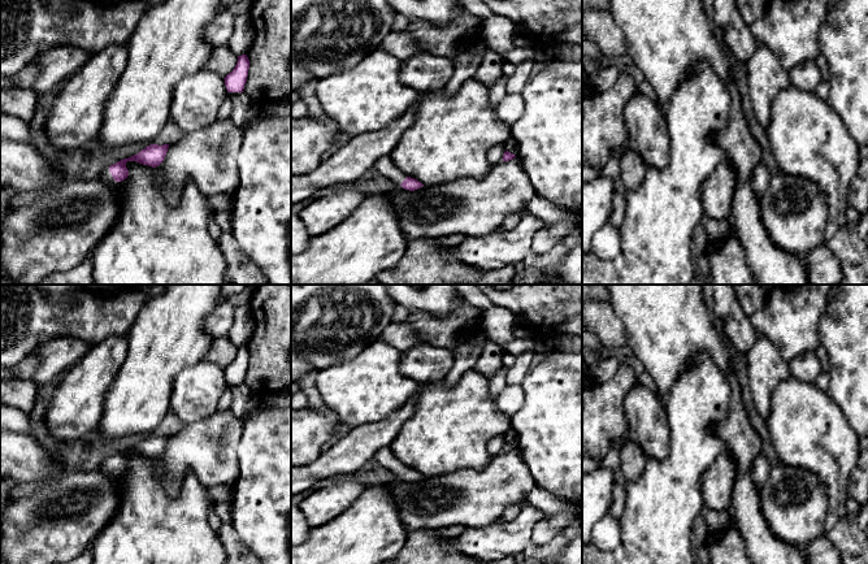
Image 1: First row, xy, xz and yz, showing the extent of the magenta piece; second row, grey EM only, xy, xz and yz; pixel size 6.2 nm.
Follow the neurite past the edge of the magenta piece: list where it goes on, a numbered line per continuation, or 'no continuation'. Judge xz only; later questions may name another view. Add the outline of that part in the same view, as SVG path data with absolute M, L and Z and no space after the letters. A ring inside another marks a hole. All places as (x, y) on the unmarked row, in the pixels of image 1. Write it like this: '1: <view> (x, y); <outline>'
1: xz (385, 456); M390 447L381 448L374 459L390 473L395 476L402 476L402 473L408 468L405 464L403 464L391 451Z

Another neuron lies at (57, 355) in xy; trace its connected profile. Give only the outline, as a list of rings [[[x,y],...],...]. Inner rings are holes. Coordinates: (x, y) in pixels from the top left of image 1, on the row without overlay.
[[[56,337],[42,342],[32,352],[40,357],[40,364],[32,381],[36,385],[51,383],[56,377],[73,368],[91,346],[74,337]]]

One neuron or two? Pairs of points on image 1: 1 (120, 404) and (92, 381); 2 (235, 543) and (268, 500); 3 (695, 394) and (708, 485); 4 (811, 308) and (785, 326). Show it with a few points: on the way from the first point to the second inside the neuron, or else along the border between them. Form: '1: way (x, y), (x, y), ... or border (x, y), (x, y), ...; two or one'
1: border (121, 365), (104, 398), (104, 410), (99, 422); two
2: border (230, 524), (238, 538), (250, 550); two
3: border (724, 450), (702, 476), (702, 500); two
4: way (804, 308), (791, 320); one

